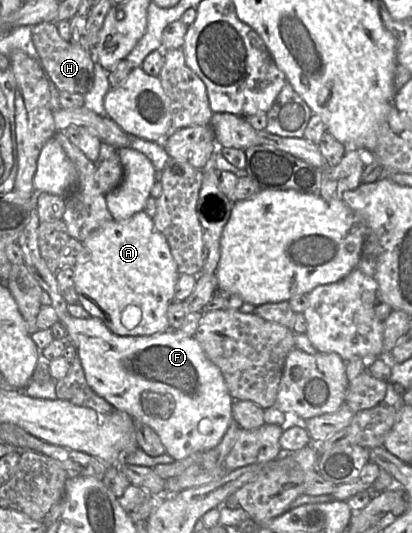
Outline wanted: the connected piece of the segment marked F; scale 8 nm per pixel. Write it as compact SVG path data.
M70 315L63 326L80 358L89 386L115 408L150 426L174 460L205 452L220 443L232 421L233 399L220 369L208 359L193 336L170 327L151 336L120 336L94 316L77 318Z

